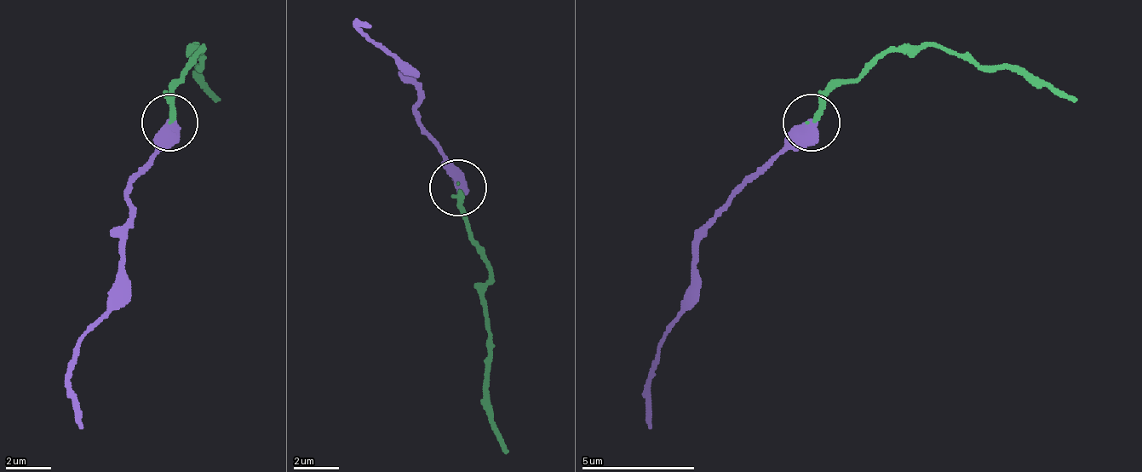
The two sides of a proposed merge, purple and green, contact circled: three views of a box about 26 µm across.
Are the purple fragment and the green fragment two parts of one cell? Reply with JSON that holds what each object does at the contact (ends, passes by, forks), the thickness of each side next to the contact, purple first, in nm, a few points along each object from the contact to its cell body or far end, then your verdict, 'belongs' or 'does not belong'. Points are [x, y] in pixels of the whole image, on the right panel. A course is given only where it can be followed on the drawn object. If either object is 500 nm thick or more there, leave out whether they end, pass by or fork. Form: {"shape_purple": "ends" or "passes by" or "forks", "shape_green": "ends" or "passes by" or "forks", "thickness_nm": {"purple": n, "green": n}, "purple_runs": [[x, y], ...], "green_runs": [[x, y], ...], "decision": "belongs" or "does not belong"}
{"thickness_nm": {"purple": 600, "green": 200}, "purple_runs": [[812, 121], [744, 189], [699, 239], [699, 296], [665, 336], [654, 370], [648, 427]], "green_runs": [[812, 121], [829, 93], [886, 53], [915, 47], [1017, 64], [1079, 98]], "decision": "does not belong"}

